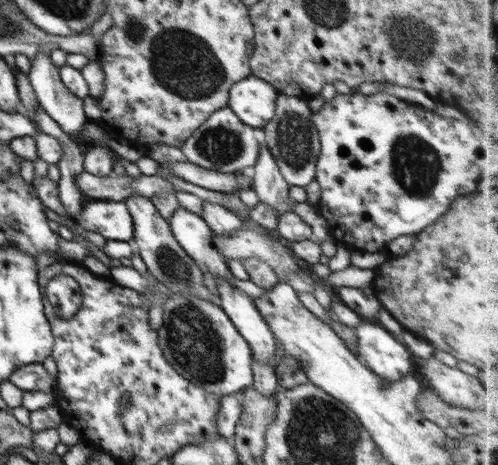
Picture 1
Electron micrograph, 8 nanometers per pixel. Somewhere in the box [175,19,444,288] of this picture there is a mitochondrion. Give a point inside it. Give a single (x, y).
(294, 141)

